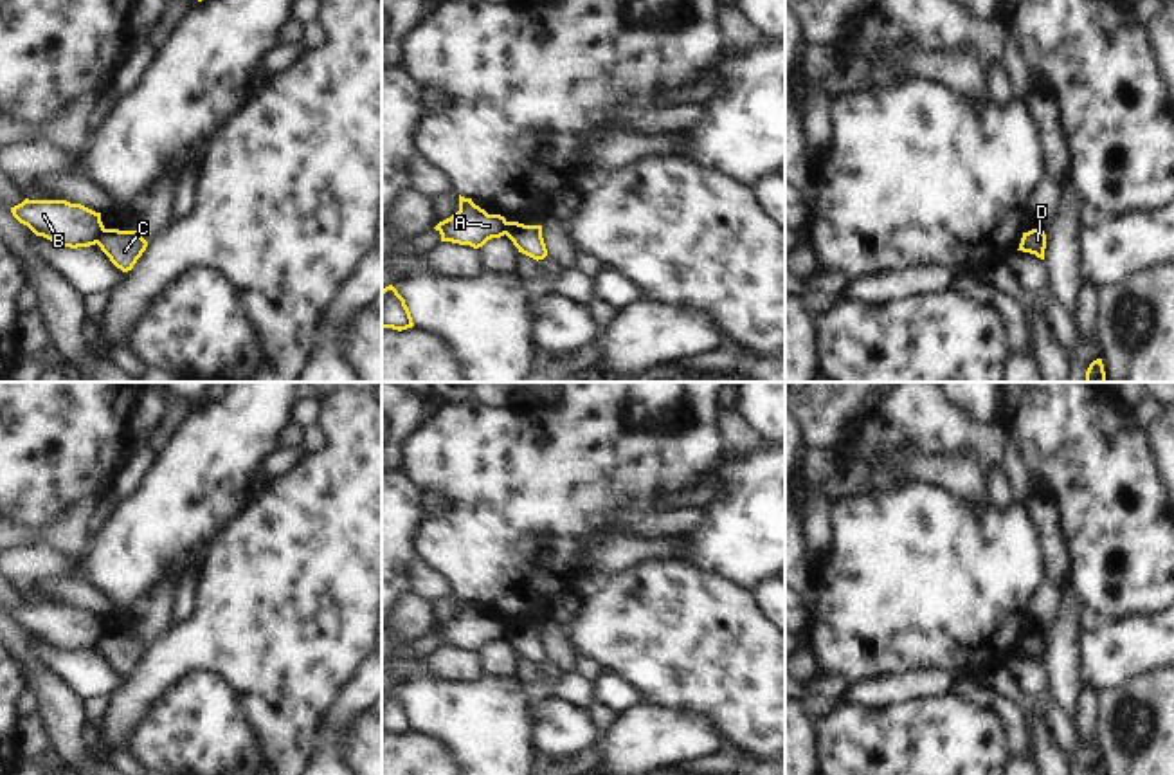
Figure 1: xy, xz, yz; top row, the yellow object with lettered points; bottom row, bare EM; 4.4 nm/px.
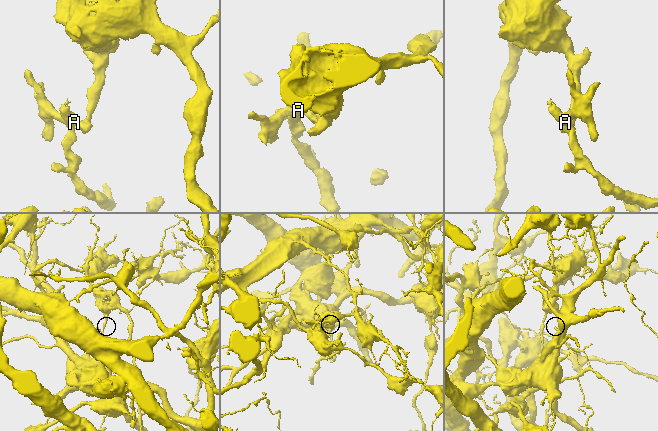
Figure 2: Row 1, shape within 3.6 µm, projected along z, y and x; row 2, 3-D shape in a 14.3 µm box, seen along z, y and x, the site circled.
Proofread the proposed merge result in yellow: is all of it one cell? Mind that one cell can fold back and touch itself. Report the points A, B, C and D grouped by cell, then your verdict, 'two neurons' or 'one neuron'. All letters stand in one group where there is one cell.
A B / C D | two neurons

